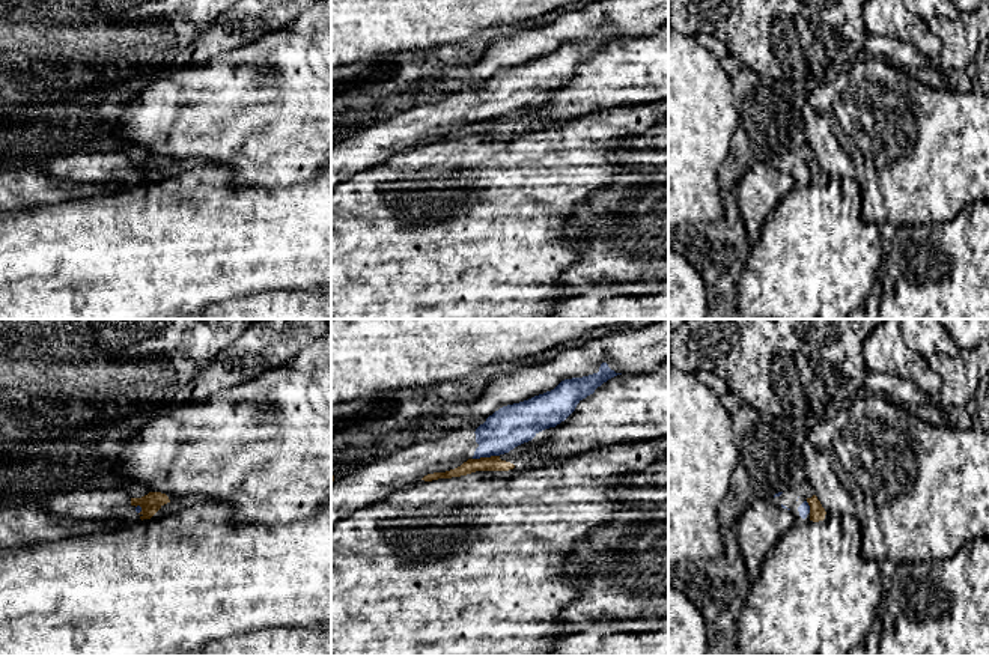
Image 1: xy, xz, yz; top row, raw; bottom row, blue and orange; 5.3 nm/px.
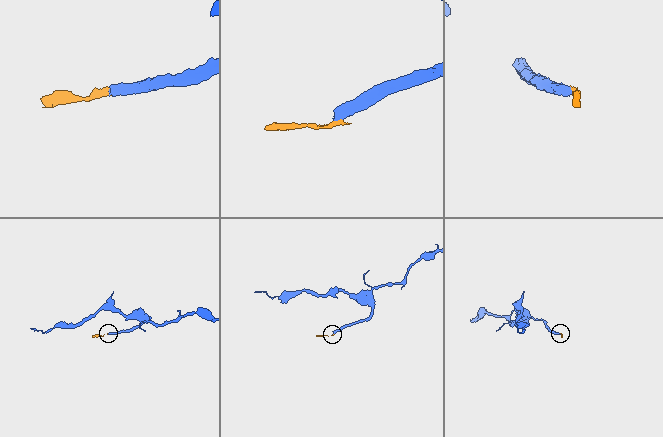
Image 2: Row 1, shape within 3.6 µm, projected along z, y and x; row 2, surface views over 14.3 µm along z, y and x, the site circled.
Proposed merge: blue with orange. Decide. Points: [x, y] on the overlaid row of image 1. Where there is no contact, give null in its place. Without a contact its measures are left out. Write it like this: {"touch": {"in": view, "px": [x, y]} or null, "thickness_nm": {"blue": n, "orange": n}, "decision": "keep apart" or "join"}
{"touch": {"in": "xz", "px": [485, 456]}, "thickness_nm": {"blue": 220, "orange": 80}, "decision": "keep apart"}

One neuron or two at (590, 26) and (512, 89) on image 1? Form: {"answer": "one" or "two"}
{"answer": "two"}

